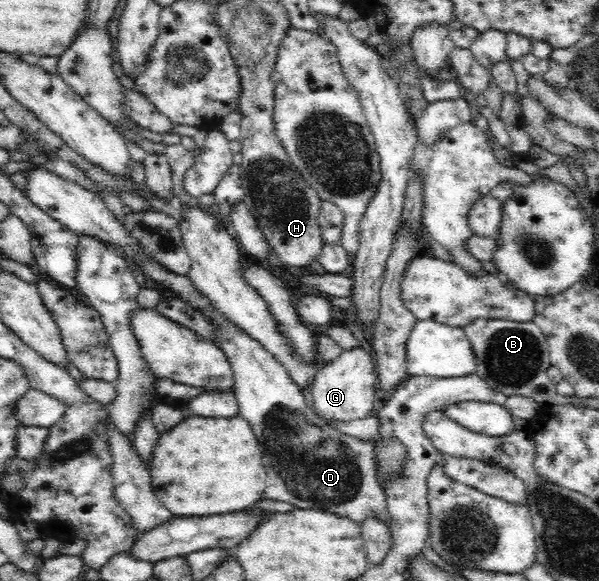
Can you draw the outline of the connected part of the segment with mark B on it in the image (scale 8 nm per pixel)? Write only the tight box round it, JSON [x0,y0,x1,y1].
[463,317,580,406]

